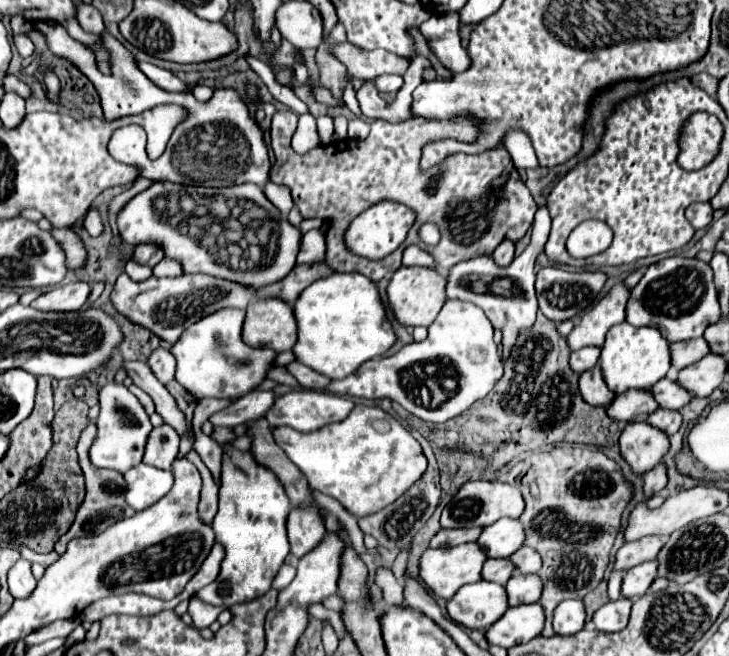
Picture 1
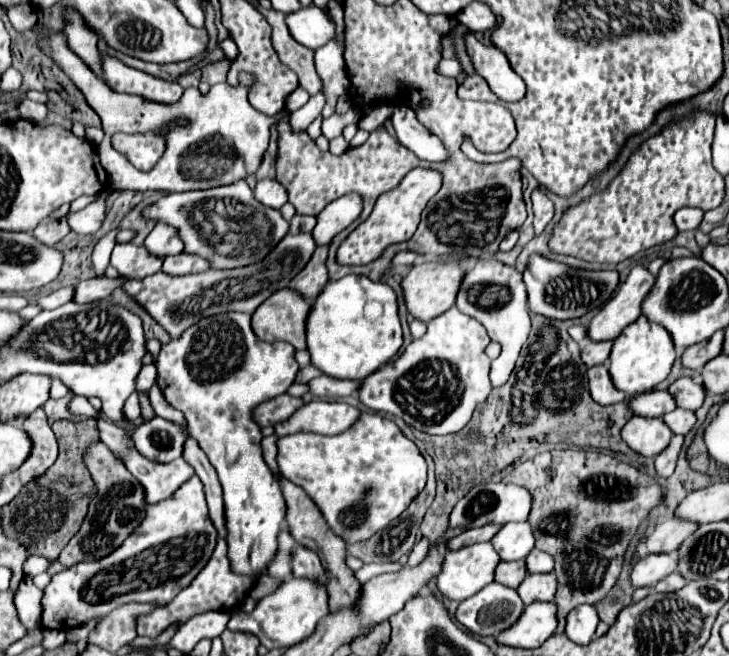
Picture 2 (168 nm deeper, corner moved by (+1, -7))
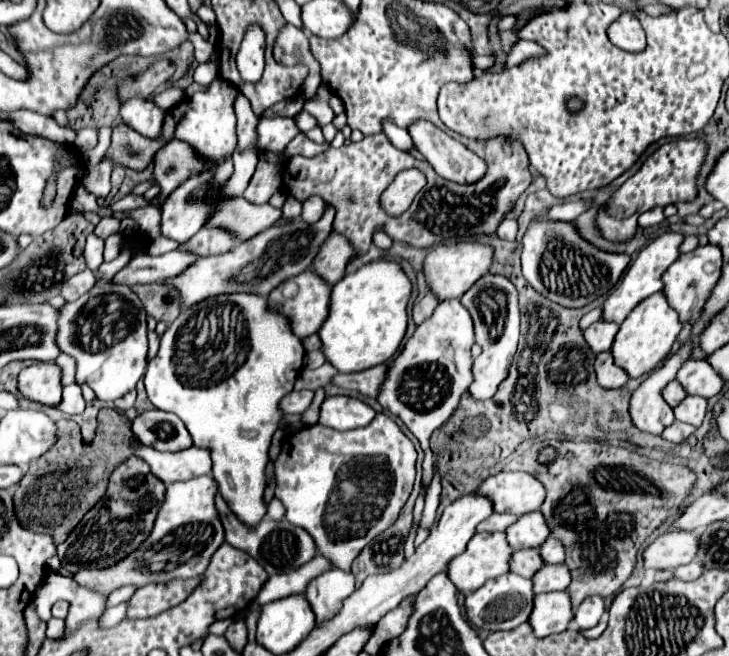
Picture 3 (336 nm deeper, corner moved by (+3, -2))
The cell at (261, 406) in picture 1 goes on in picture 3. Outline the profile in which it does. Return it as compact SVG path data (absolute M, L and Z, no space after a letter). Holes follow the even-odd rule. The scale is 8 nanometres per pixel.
M290 391L280 401L282 413L304 413L310 407L310 401L314 397L314 391Z

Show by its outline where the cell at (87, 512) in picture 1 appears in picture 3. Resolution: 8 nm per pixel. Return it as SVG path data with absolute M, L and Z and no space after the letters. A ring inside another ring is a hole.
M130 457L120 463L110 475L106 495L84 515L68 539L58 545L62 567L76 573L80 567L110 567L116 559L124 559L132 547L138 547L148 537L160 503L164 501L164 491L164 483L160 483L140 459Z

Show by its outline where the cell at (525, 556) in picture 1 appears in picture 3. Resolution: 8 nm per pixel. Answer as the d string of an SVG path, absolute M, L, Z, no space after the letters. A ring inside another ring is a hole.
M548 537L540 545L540 557L544 563L564 563L564 547L560 545L560 541Z

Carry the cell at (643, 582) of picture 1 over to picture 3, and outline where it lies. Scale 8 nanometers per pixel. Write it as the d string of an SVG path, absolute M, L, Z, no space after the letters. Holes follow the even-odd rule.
M686 531L662 533L654 543L650 543L644 553L644 569L666 569L672 571L680 565L690 563L696 557L698 537Z

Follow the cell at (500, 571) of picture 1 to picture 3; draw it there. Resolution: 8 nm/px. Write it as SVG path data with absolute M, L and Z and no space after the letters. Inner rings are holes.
M520 549L512 553L508 565L512 573L530 579L542 567L542 559L540 559L538 549Z

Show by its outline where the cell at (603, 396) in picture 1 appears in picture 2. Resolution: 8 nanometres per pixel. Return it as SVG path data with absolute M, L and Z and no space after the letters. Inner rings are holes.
M594 366L588 370L588 380L590 380L590 394L598 404L616 404L622 402L626 398L624 392L620 392L618 388L614 388L614 382L610 378L608 366Z

